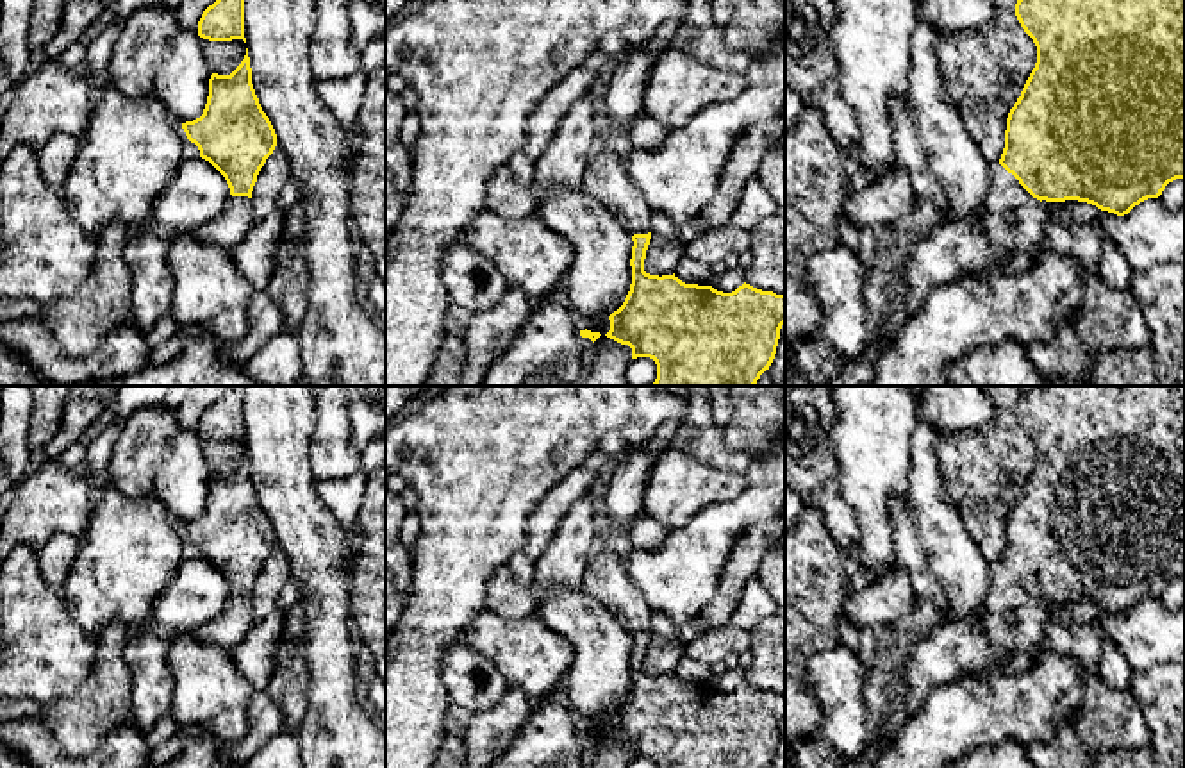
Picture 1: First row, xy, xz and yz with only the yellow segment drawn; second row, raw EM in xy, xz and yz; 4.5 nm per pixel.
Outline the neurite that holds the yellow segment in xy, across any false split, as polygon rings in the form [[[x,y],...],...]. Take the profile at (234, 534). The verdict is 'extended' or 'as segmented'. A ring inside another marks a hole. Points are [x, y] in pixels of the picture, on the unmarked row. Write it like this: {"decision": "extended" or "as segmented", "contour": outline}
{"decision": "extended", "contour": [[[248,448],[230,475],[211,475],[203,514],[182,523],[182,529],[230,588],[223,611],[195,634],[232,654],[253,625],[252,591],[277,547],[275,529],[252,484]]]}

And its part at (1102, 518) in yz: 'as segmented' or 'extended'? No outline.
extended

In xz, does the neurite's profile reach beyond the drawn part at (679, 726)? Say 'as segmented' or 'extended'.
extended

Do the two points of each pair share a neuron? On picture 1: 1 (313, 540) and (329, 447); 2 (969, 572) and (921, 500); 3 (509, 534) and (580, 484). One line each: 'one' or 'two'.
1: two
2: one
3: two

